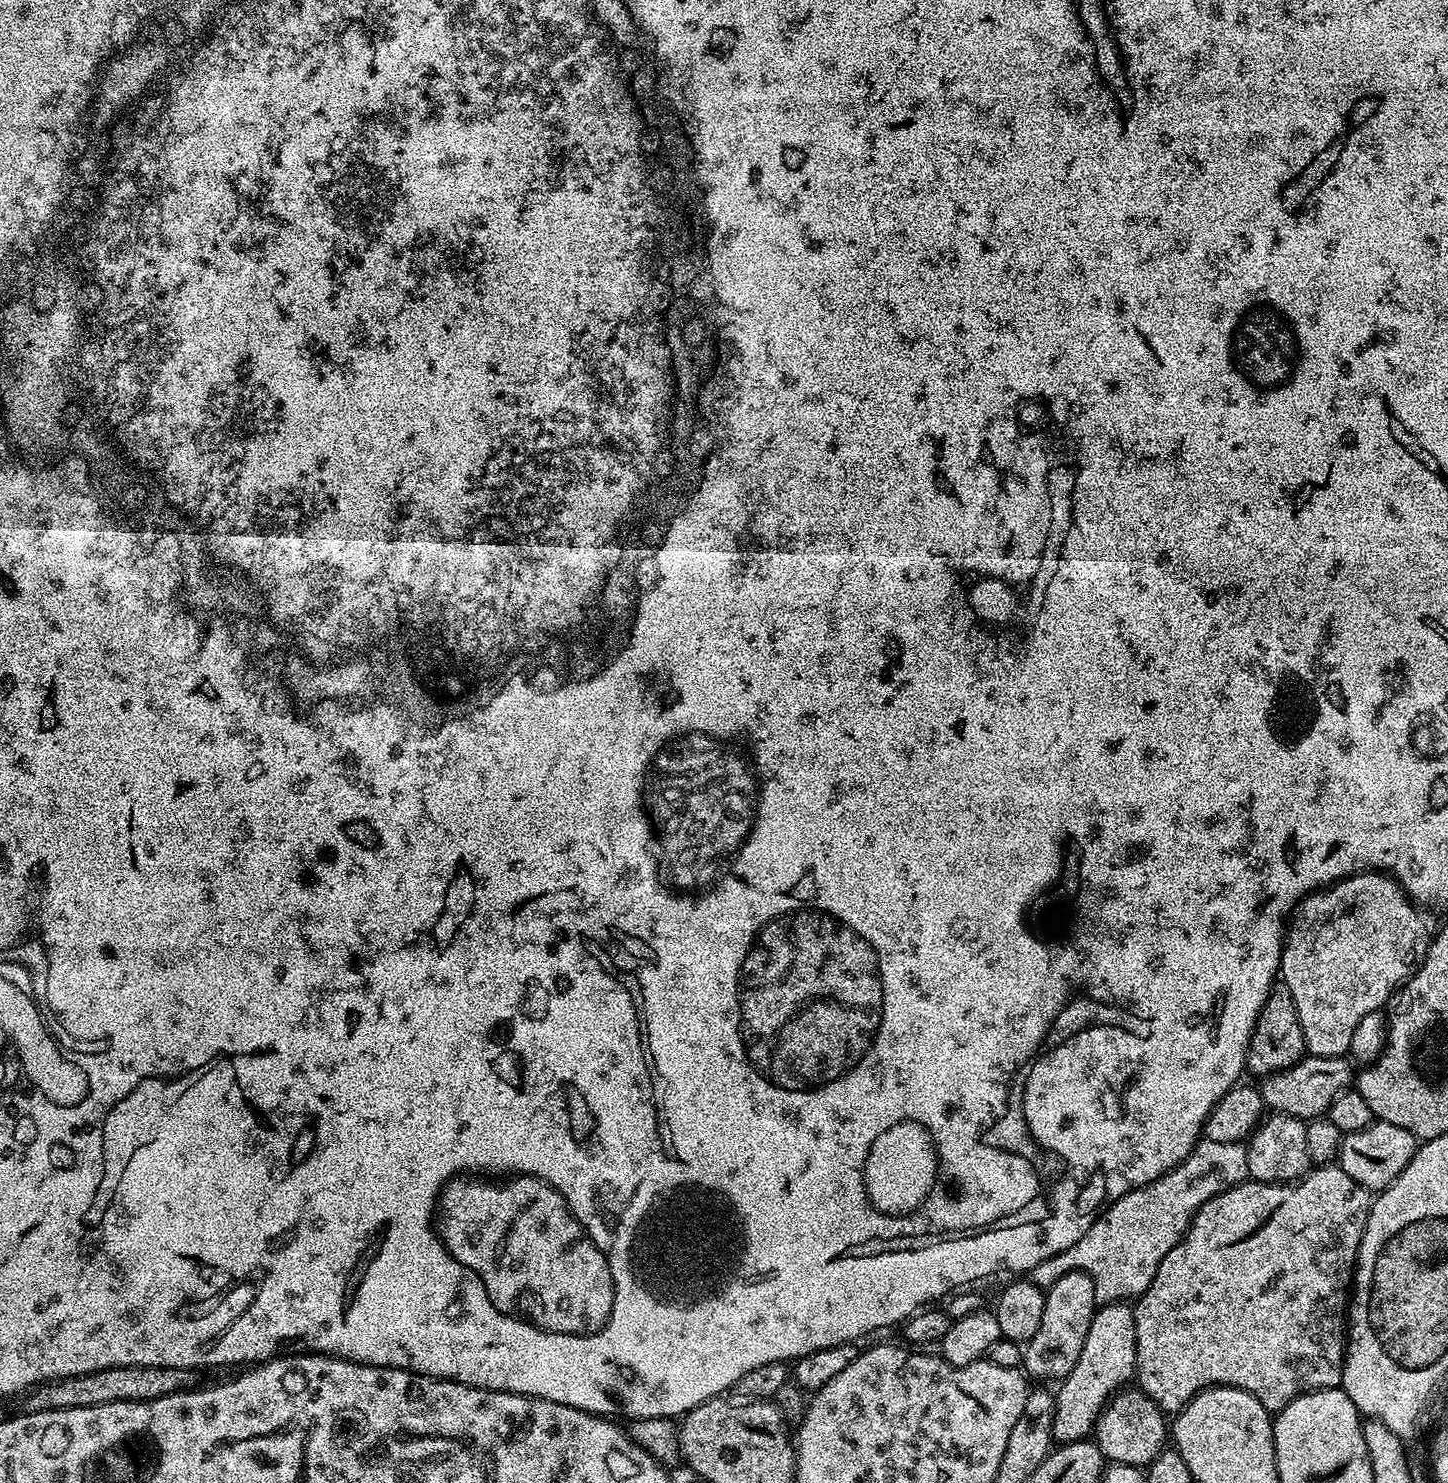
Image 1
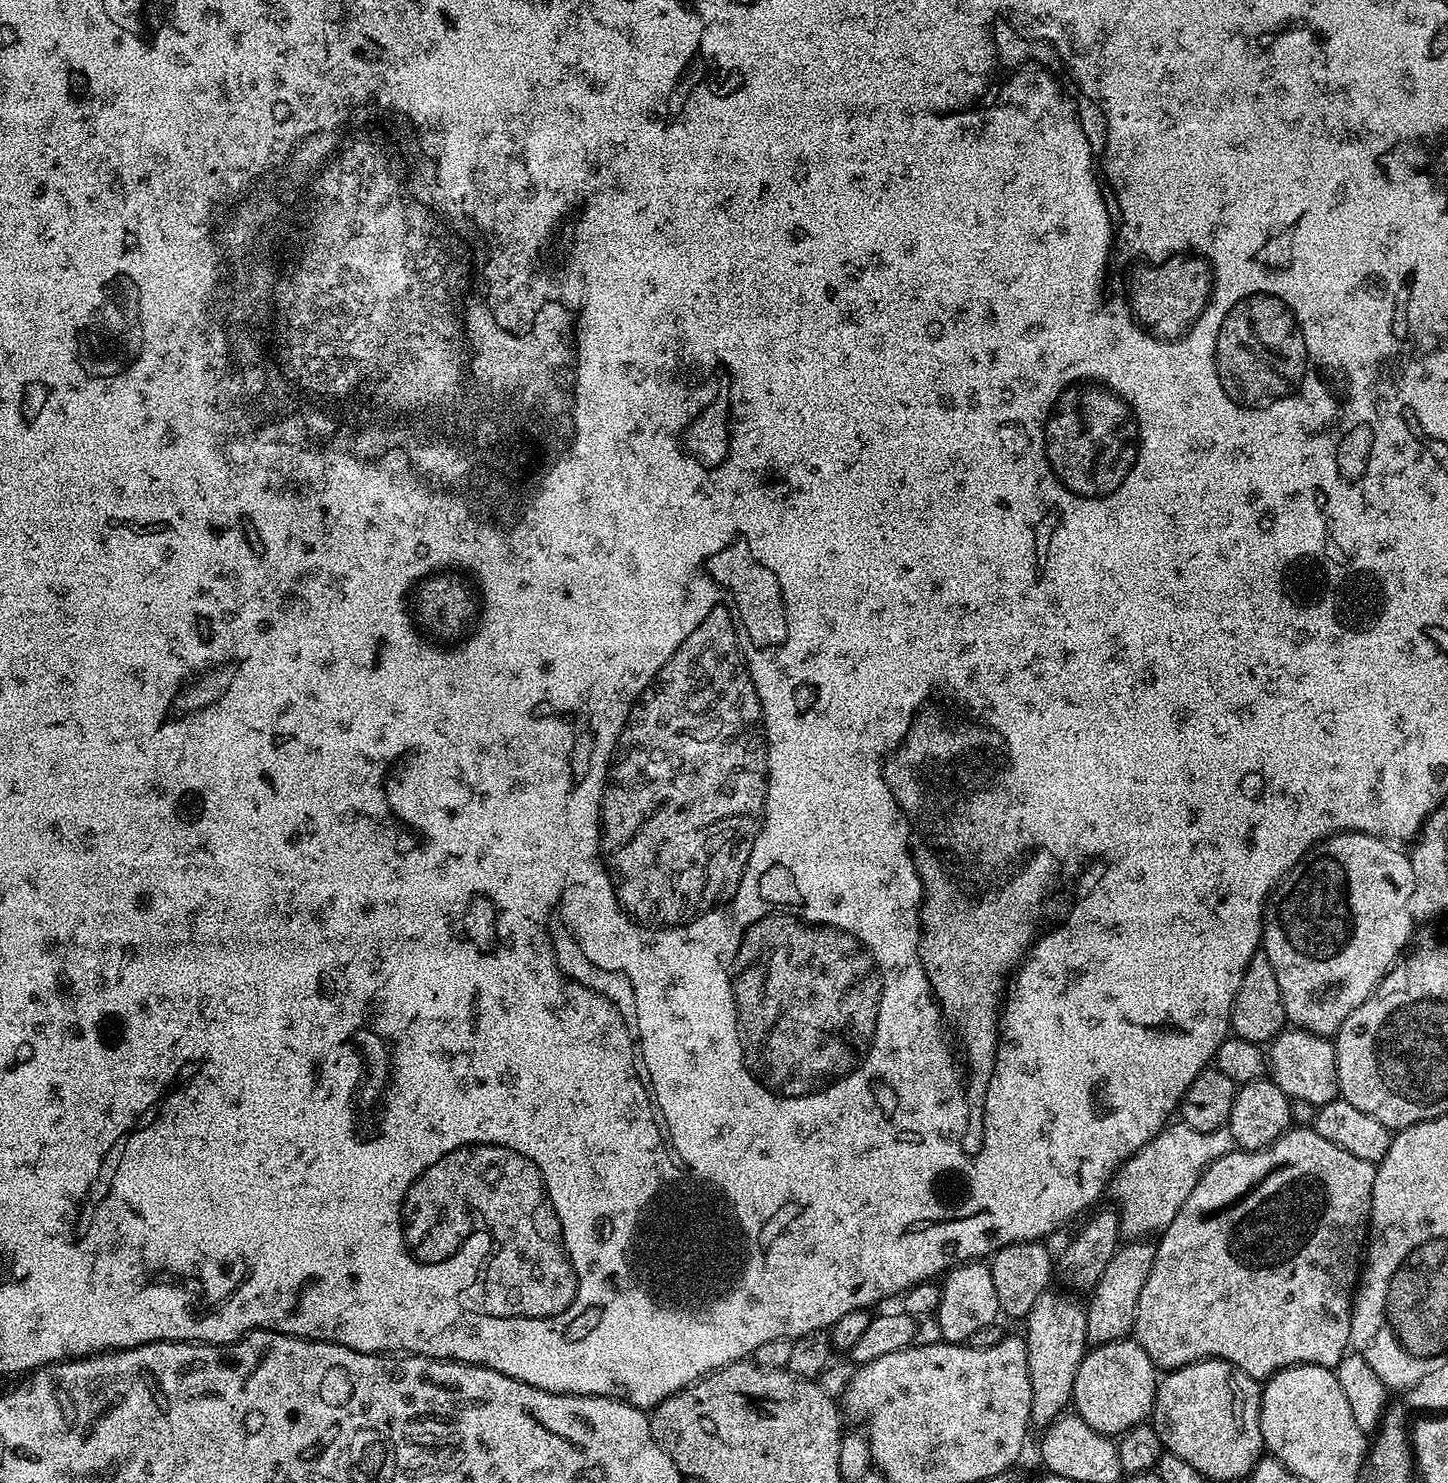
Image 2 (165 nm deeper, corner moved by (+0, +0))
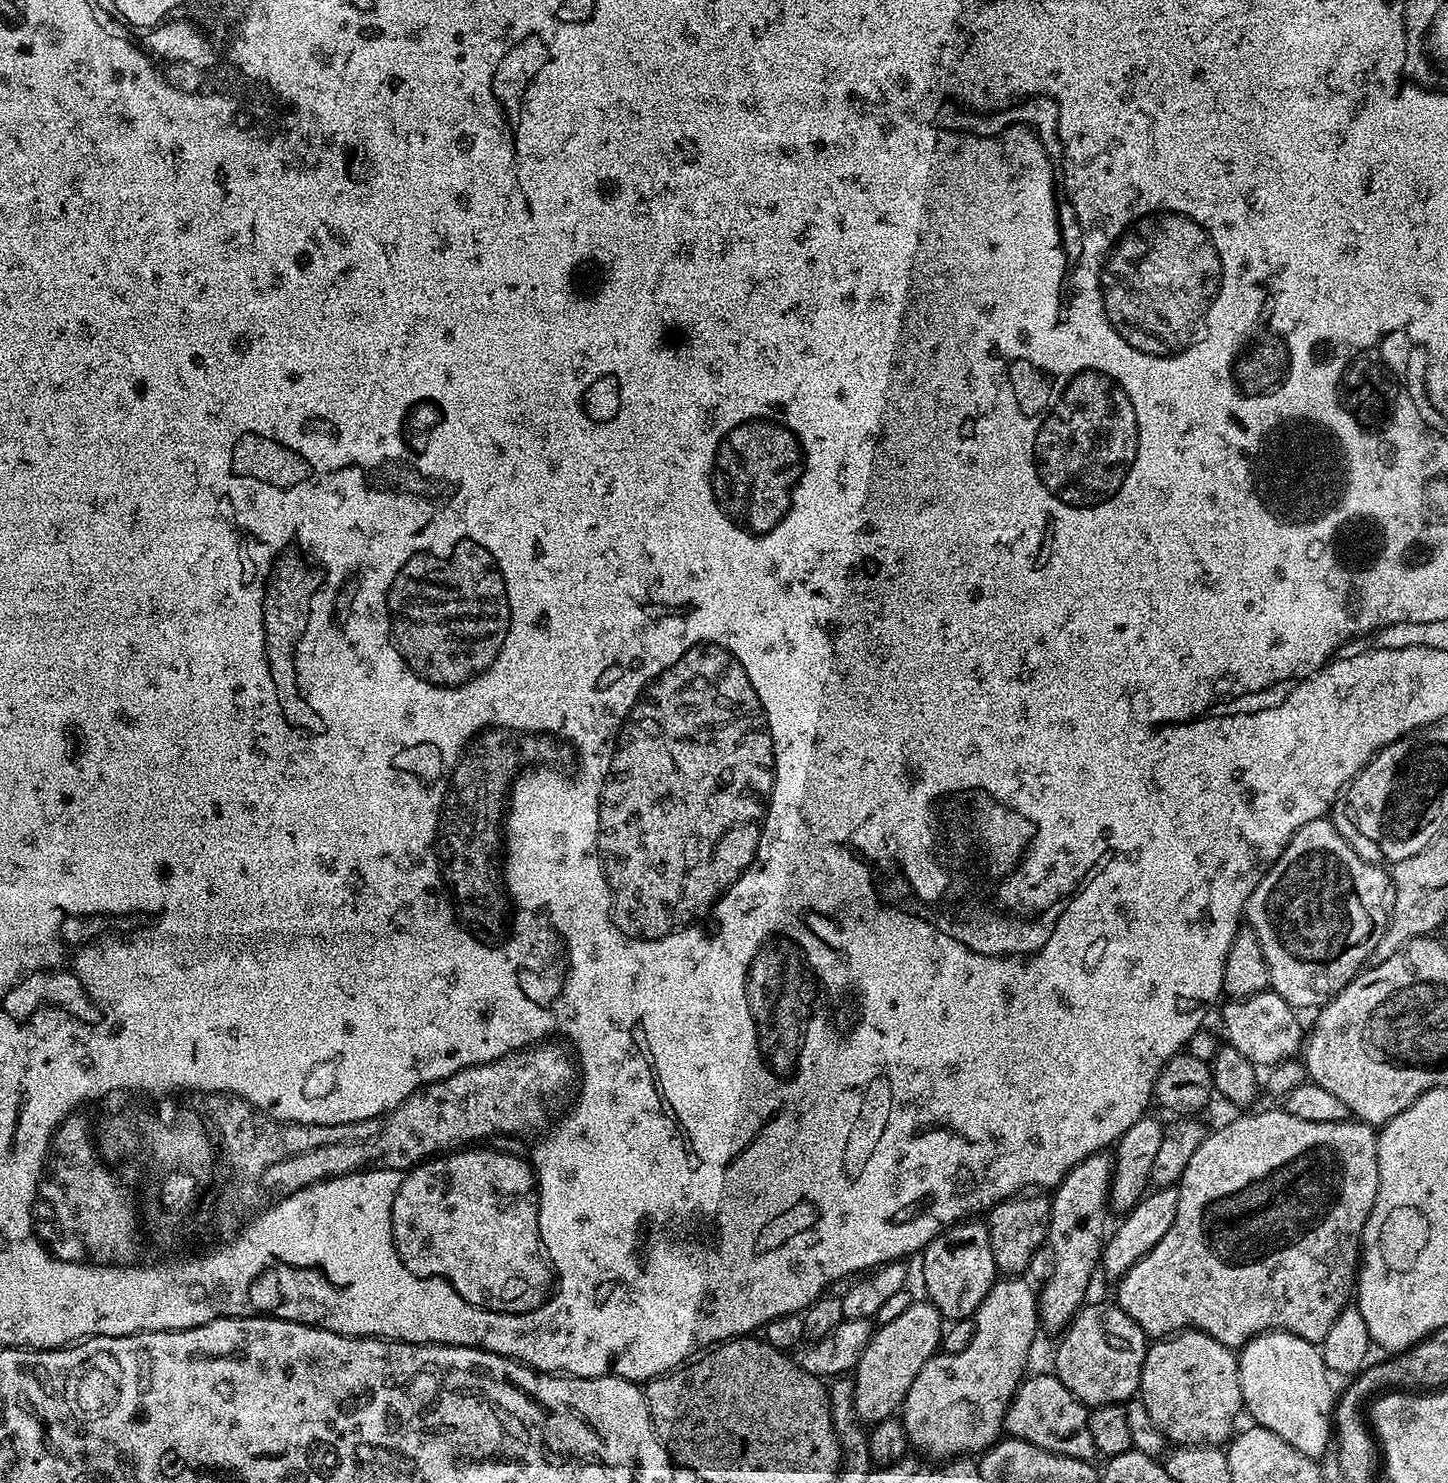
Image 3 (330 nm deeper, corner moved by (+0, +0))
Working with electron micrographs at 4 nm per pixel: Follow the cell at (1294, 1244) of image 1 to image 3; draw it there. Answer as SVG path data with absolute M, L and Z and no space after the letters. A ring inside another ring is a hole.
M1277 1110L1277 1112L1256 1112L1253 1116L1240 1116L1237 1120L1232 1120L1229 1124L1222 1125L1217 1132L1209 1131L1207 1135L1205 1135L1203 1142L1198 1146L1198 1150L1194 1150L1194 1158L1190 1158L1186 1170L1180 1175L1178 1181L1178 1187L1180 1189L1178 1218L1174 1218L1174 1226L1170 1226L1170 1230L1166 1230L1165 1236L1162 1237L1162 1242L1158 1242L1158 1246L1154 1246L1154 1250L1150 1250L1150 1254L1146 1254L1138 1262L1134 1262L1134 1266L1130 1266L1130 1270L1127 1274L1120 1277L1118 1283L1115 1285L1115 1288L1117 1287L1116 1296L1114 1296L1115 1303L1119 1304L1123 1312L1130 1314L1130 1318L1134 1318L1134 1322L1144 1331L1145 1336L1149 1338L1167 1338L1169 1336L1175 1336L1178 1332L1195 1330L1206 1333L1210 1338L1222 1342L1230 1349L1239 1350L1243 1348L1253 1336L1258 1336L1262 1332L1289 1332L1298 1338L1302 1338L1306 1342L1319 1345L1326 1338L1326 1334L1330 1334L1330 1326L1334 1326L1338 1314L1342 1314L1342 1310L1349 1307L1350 1301L1354 1296L1358 1265L1362 1259L1364 1227L1370 1218L1370 1210L1374 1206L1374 1198L1378 1194L1377 1135L1377 1129L1373 1127L1373 1125L1363 1123L1355 1118L1339 1120L1338 1122L1306 1122L1306 1118L1294 1118L1294 1114L1283 1110Z

